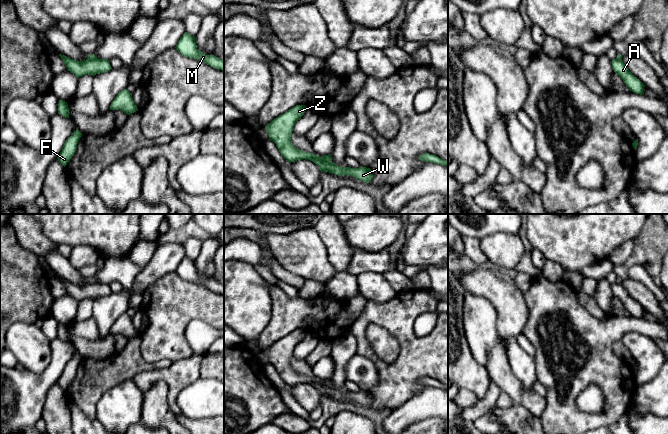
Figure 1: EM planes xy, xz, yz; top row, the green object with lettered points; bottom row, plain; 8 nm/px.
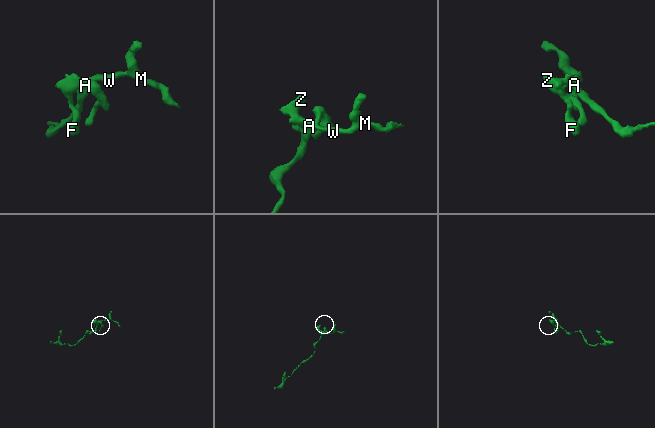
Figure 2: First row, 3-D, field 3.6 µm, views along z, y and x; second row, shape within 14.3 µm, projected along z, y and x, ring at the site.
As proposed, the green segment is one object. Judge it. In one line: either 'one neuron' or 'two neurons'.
two neurons

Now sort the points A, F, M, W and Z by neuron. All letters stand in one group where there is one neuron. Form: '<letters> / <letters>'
A F Z / M W

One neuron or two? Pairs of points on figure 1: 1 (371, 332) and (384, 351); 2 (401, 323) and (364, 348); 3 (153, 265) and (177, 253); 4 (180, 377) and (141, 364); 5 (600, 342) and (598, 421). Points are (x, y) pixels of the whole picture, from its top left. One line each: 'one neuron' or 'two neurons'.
1: one neuron
2: one neuron
3: one neuron
4: two neurons
5: one neuron

